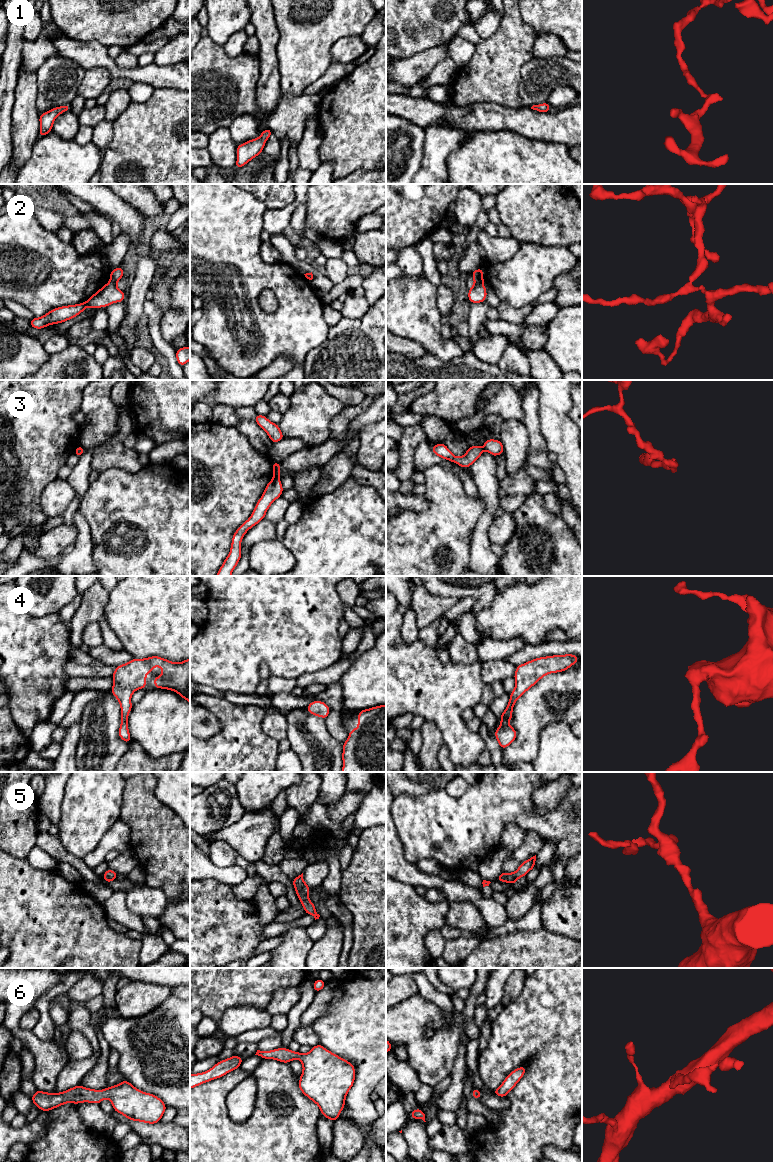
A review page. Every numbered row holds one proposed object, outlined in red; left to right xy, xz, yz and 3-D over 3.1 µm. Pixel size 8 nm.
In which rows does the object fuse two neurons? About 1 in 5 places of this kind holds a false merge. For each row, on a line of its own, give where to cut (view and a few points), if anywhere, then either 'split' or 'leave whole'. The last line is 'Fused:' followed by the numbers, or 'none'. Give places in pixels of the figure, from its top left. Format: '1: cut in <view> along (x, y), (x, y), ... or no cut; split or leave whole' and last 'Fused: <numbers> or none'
1: no cut; leave whole
2: cut in yz along (475, 281), (481, 283); split
3: cut in xz along (278, 476), (274, 478); split
4: no cut; leave whole
5: no cut; leave whole
6: no cut; leave whole
Fused: 2, 3

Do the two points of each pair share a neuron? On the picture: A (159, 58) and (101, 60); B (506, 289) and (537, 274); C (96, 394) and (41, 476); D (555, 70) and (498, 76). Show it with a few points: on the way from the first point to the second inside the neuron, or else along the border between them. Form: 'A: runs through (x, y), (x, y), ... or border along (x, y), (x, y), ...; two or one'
A: border along (178, 62), (172, 65), (157, 65), (154, 63); two
B: runs through (514, 281), (519, 281), (529, 274); one
C: border along (84, 390), (81, 396), (80, 409); two
D: border along (533, 56), (521, 70), (519, 97); two

